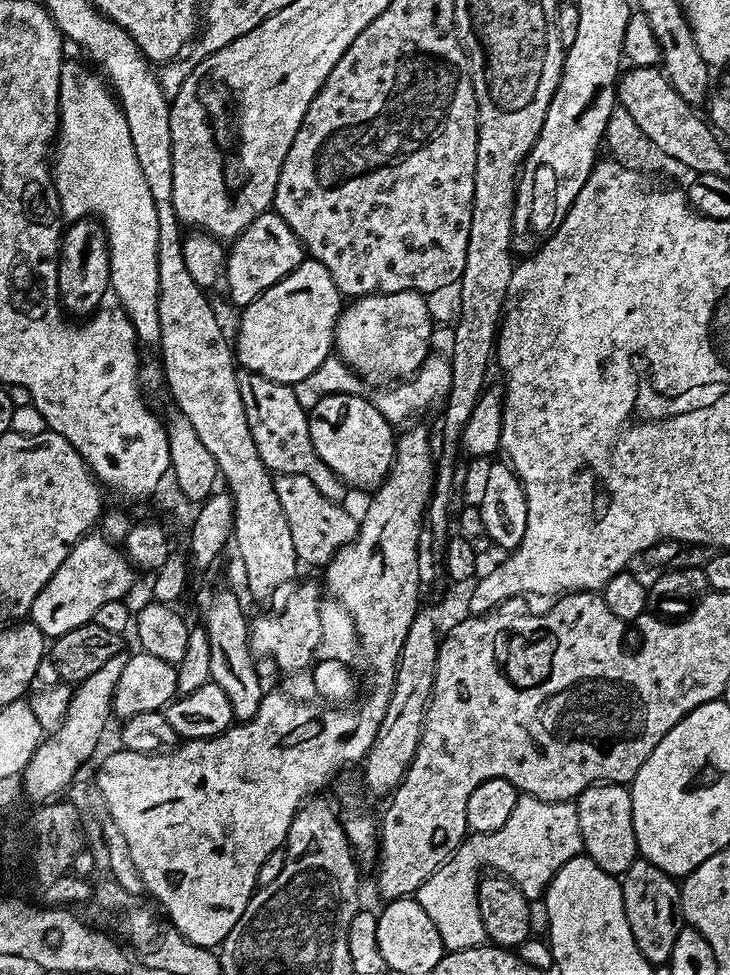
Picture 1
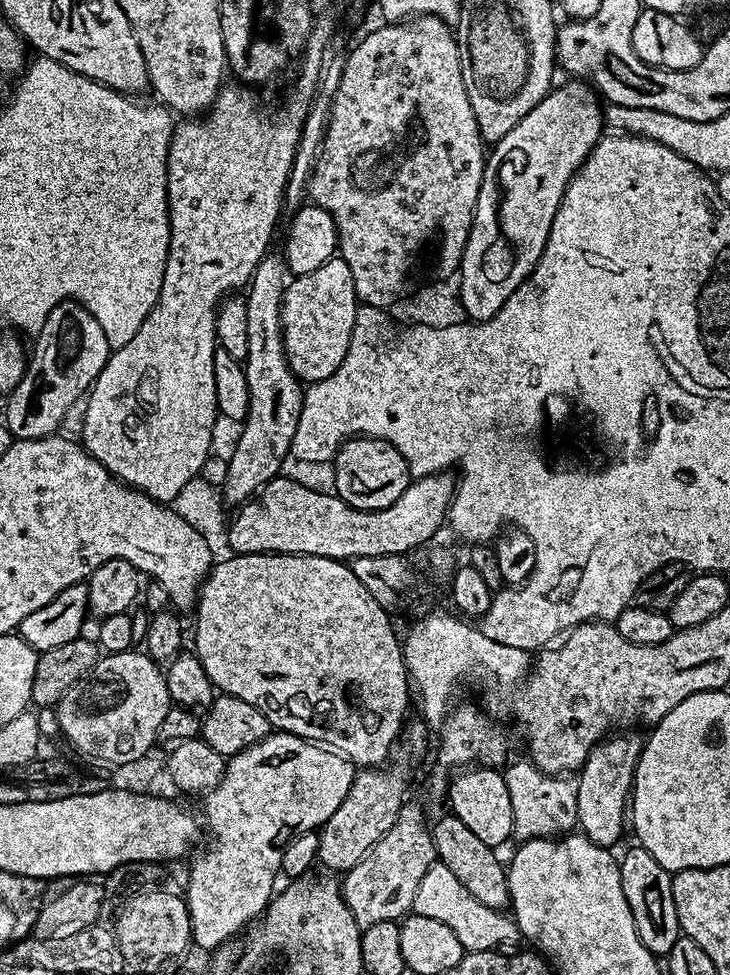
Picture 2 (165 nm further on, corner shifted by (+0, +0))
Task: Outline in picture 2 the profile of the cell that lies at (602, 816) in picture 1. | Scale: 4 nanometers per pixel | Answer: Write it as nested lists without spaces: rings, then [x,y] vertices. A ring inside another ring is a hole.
[[[616,734],[605,738],[590,750],[584,767],[578,773],[578,818],[579,831],[603,848],[611,849],[626,832],[626,809],[630,804],[632,782],[636,778],[636,763],[644,749],[641,737],[632,734]]]

